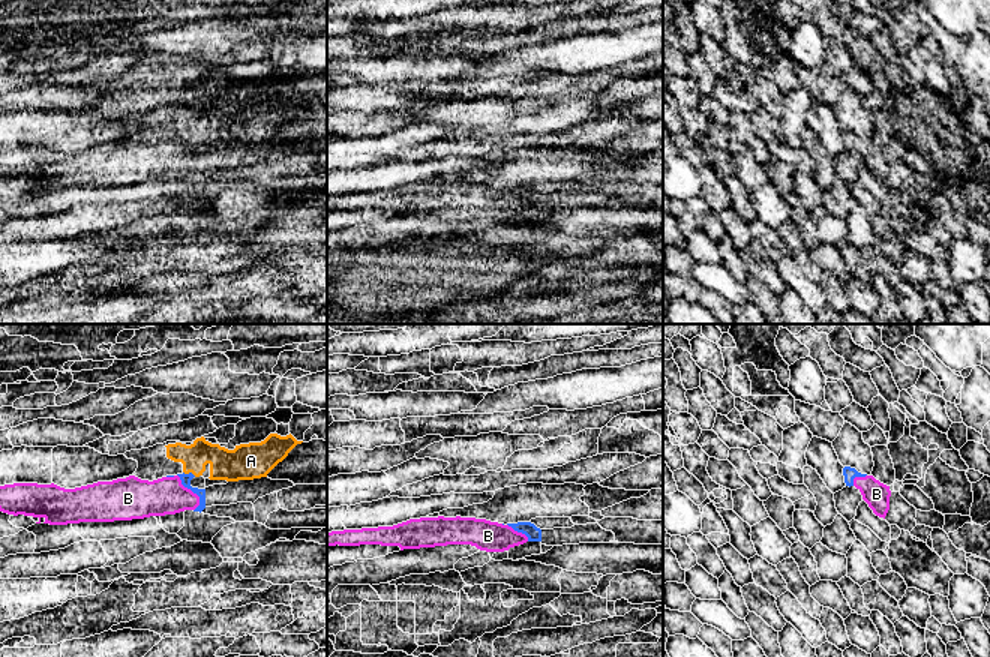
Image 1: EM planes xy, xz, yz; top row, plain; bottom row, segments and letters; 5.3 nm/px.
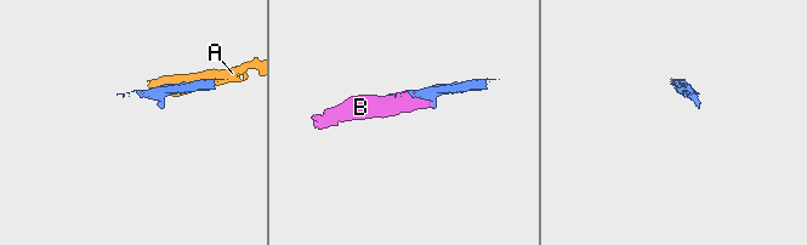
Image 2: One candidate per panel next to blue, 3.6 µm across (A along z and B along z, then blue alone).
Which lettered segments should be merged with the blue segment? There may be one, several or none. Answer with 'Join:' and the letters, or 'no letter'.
Join: B

